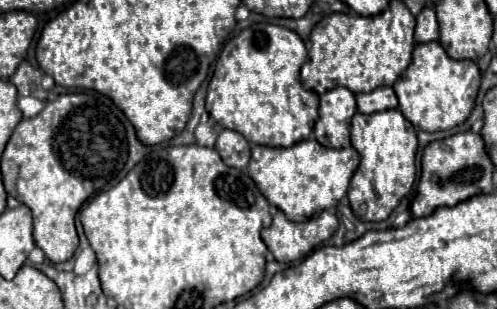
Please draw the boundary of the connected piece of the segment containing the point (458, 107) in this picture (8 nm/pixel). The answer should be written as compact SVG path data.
M440 42L416 44L410 66L394 82L394 92L398 96L398 110L420 130L436 132L450 130L462 124L474 104L480 88L480 70L472 60L452 60Z

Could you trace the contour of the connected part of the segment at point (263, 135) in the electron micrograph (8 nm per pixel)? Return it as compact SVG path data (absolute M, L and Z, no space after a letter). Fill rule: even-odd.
M252 24L244 28L238 36L230 38L216 62L212 80L208 84L208 96L206 96L206 110L208 114L222 126L240 132L250 144L262 144L262 146L292 146L300 140L306 140L312 136L312 128L318 120L318 94L310 92L300 82L300 68L306 60L306 46L302 38L276 24Z

